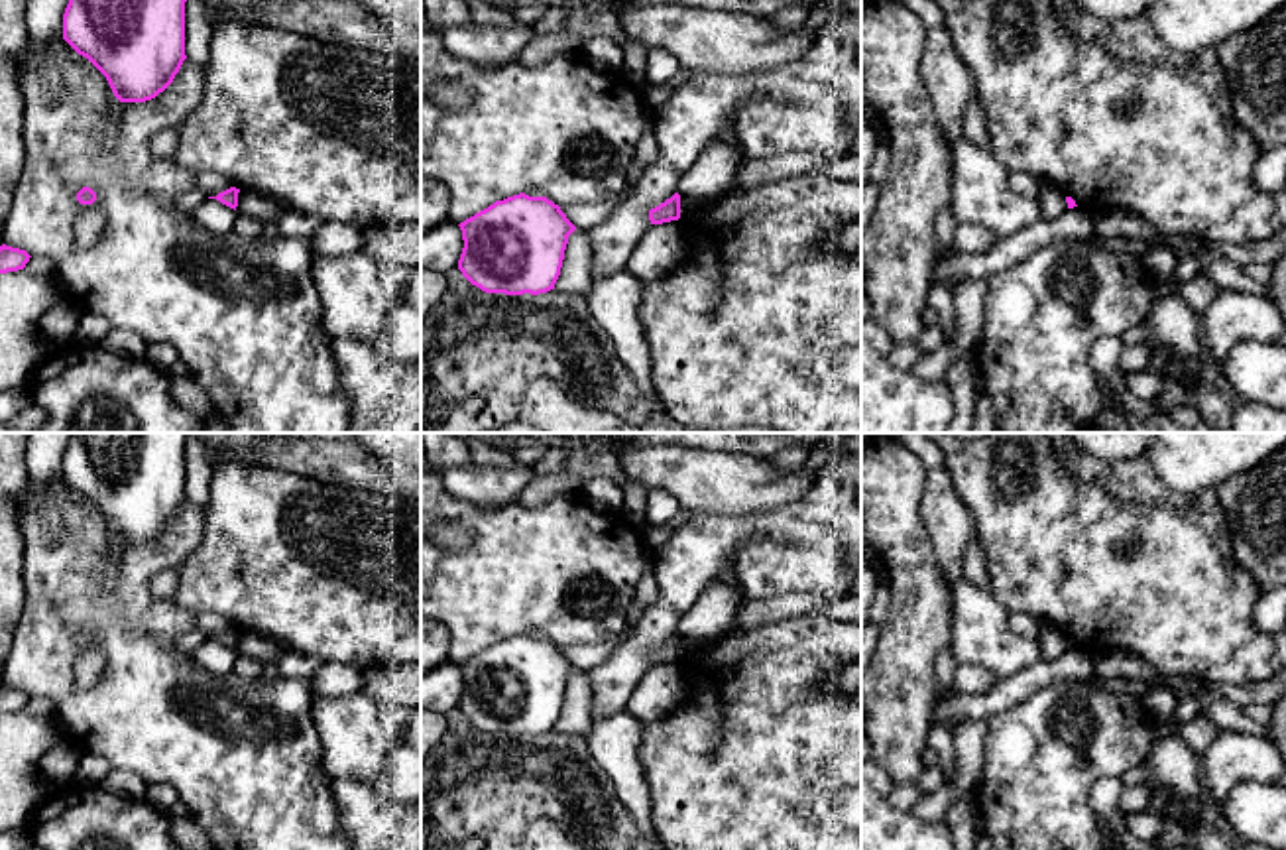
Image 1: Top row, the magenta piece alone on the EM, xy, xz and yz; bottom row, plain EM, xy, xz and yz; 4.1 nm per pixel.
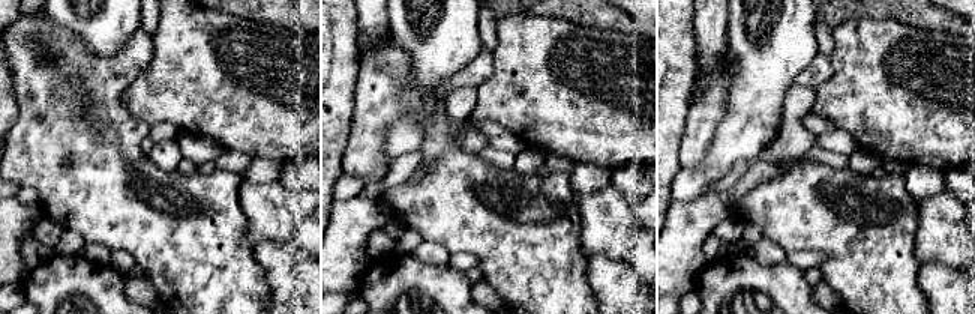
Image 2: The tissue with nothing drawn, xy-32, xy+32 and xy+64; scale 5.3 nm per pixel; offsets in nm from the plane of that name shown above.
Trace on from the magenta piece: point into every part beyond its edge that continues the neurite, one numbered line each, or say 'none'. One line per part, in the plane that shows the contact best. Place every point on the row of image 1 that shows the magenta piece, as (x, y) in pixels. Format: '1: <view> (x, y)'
none

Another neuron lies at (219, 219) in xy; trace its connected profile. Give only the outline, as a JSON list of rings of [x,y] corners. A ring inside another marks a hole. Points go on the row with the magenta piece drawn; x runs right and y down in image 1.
[[[205,199],[193,212],[195,220],[216,236],[232,234],[238,212],[216,199]]]

